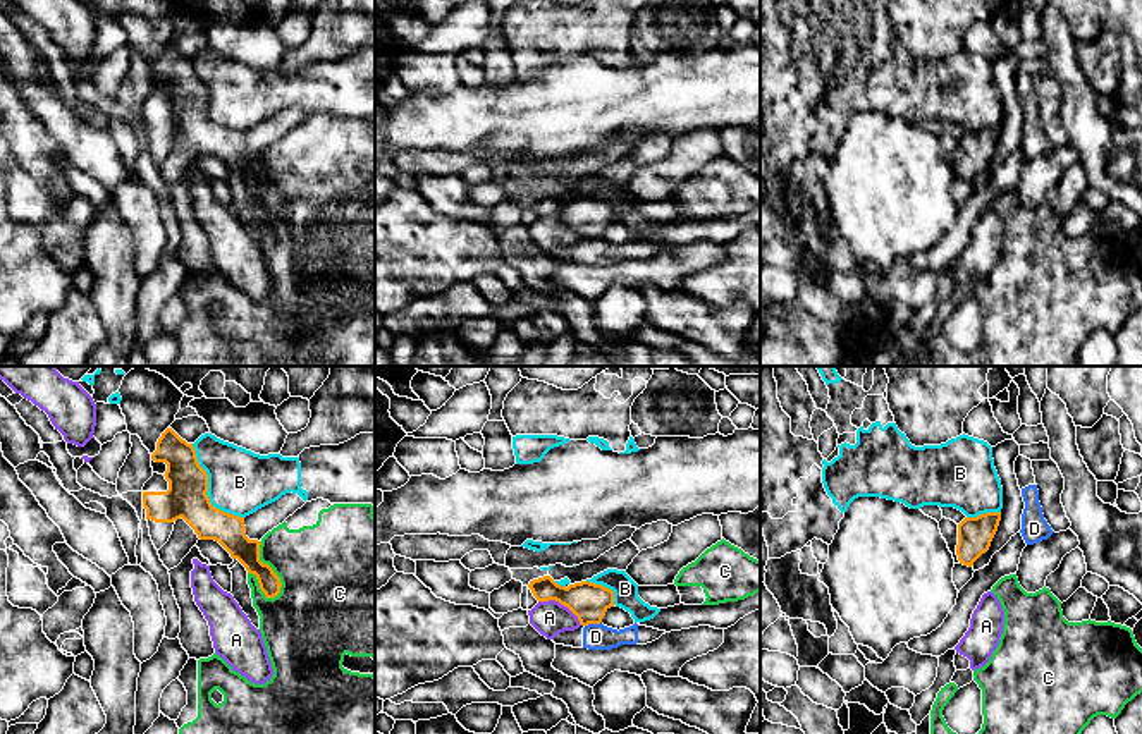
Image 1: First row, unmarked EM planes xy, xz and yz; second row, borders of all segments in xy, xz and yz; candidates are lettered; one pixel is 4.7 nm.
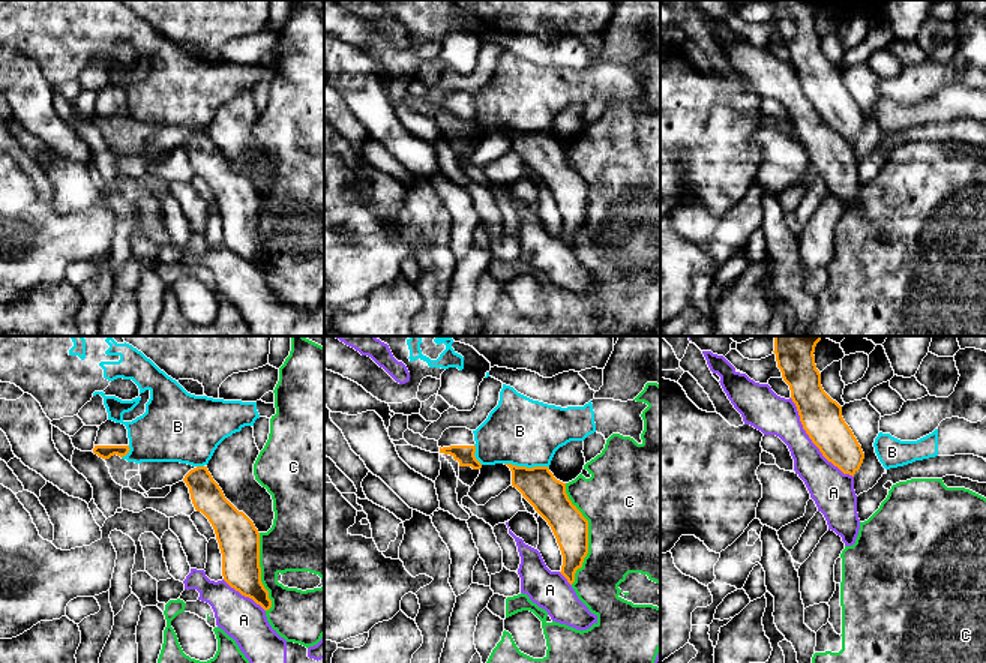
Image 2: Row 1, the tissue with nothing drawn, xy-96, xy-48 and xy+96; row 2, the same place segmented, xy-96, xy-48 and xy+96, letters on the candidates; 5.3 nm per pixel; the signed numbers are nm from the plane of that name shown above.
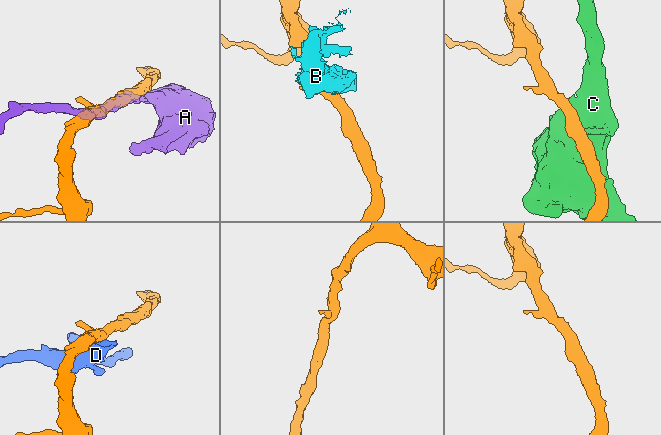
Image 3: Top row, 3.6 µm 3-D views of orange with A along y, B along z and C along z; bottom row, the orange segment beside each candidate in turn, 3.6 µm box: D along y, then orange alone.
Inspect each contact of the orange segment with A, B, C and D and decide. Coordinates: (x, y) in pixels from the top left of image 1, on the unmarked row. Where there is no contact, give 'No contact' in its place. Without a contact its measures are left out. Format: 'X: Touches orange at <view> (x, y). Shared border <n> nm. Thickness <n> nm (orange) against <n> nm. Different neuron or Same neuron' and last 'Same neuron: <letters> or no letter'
A: Touches orange at xz (561, 219). Shared border 240 nm. Thickness 180 nm (orange) against 160 nm. Different neuron
B: Touches orange at xy (207, 105). Shared border 420 nm. Thickness 190 nm (orange) against 300 nm. Different neuron
C: Touches orange at xy (272, 184). Shared border 280 nm. Thickness 140 nm (orange) against 440 nm. Different neuron
D: Touches orange at xz (592, 238). Shared border 80 nm. Thickness 180 nm (orange) against 130 nm. Different neuron
Same neuron: no letter

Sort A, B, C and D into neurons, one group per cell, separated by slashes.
A / B / C / D

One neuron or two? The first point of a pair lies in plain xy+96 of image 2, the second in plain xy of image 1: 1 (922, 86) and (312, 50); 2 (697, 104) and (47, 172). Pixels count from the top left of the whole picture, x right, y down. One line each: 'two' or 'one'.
1: one
2: one

